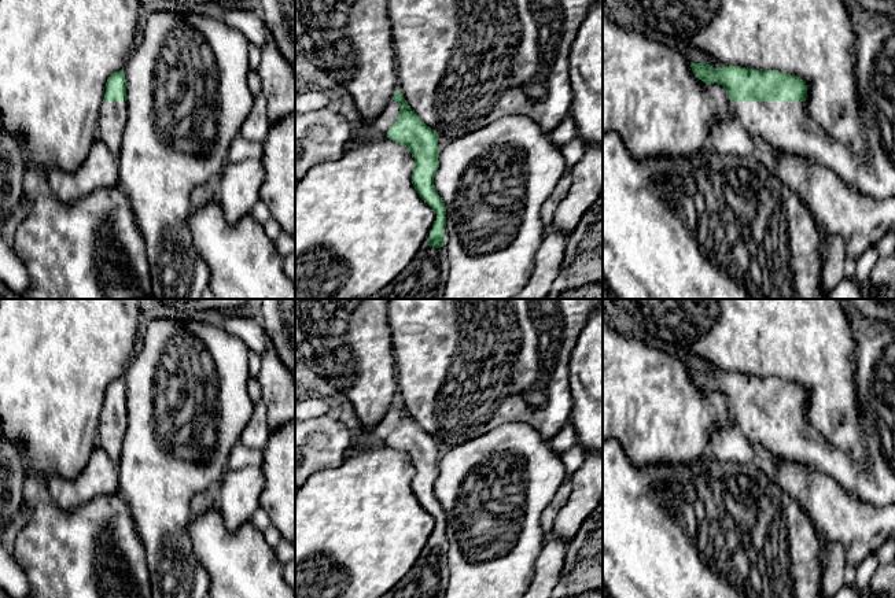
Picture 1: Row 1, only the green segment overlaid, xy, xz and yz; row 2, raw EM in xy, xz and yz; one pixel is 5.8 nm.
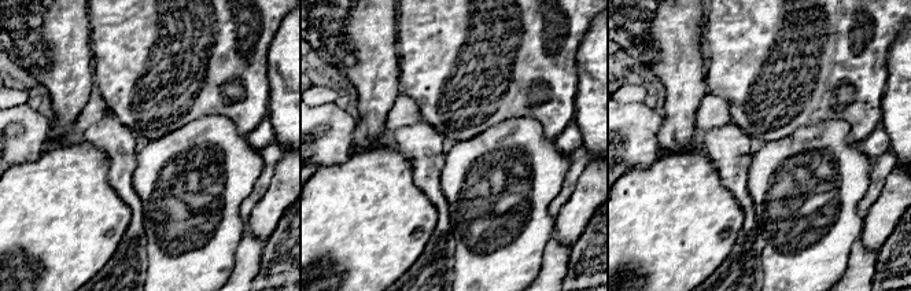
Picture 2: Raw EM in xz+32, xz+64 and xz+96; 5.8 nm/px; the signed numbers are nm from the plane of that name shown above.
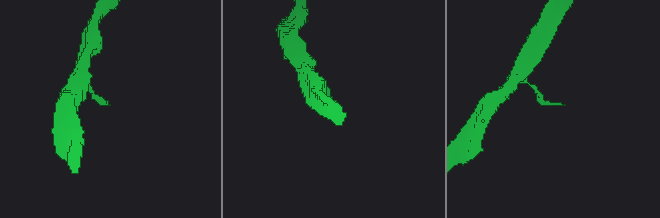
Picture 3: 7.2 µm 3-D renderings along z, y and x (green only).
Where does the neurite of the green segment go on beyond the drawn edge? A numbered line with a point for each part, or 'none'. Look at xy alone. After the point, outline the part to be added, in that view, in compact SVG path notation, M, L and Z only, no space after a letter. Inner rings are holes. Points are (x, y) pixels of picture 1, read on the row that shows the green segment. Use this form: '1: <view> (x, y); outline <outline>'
1: xy (113, 115); outline M102 101L97 119L97 137L118 155L128 121L128 101Z

